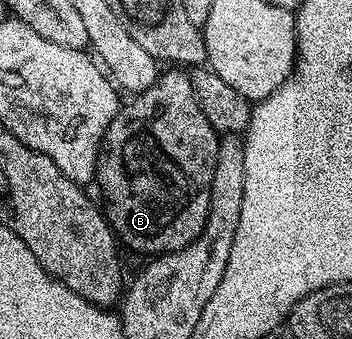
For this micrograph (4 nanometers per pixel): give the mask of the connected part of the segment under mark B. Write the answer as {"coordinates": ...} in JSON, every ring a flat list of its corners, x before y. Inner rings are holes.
{"coordinates":[[164,70,154,85,132,99,128,107,120,106,105,133,94,182,99,183,116,240,131,251,156,257,183,249,205,229,221,135,201,113,186,70]]}

